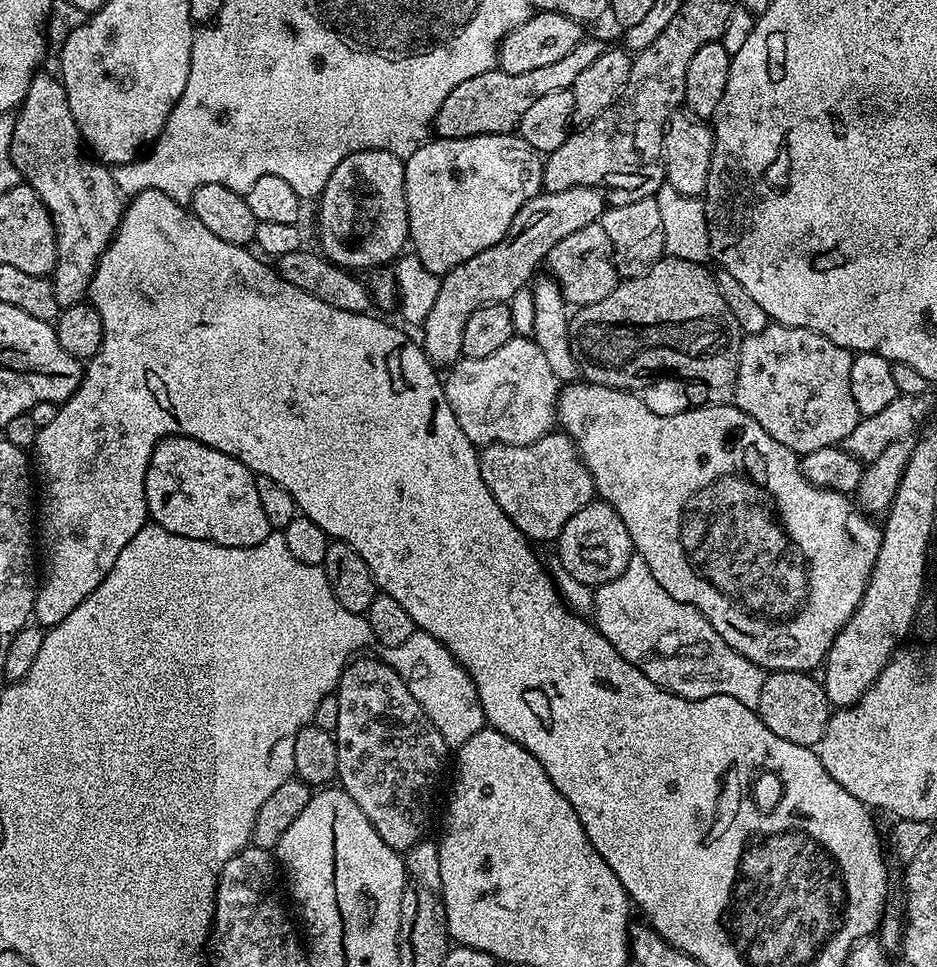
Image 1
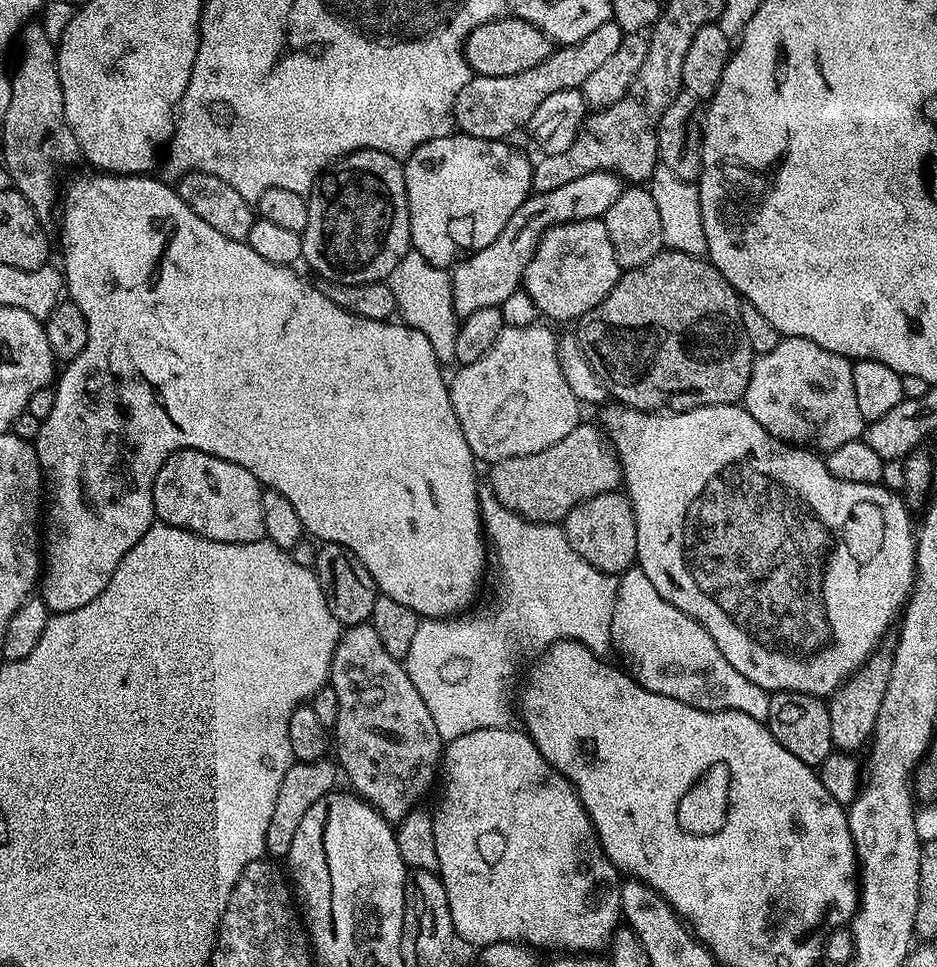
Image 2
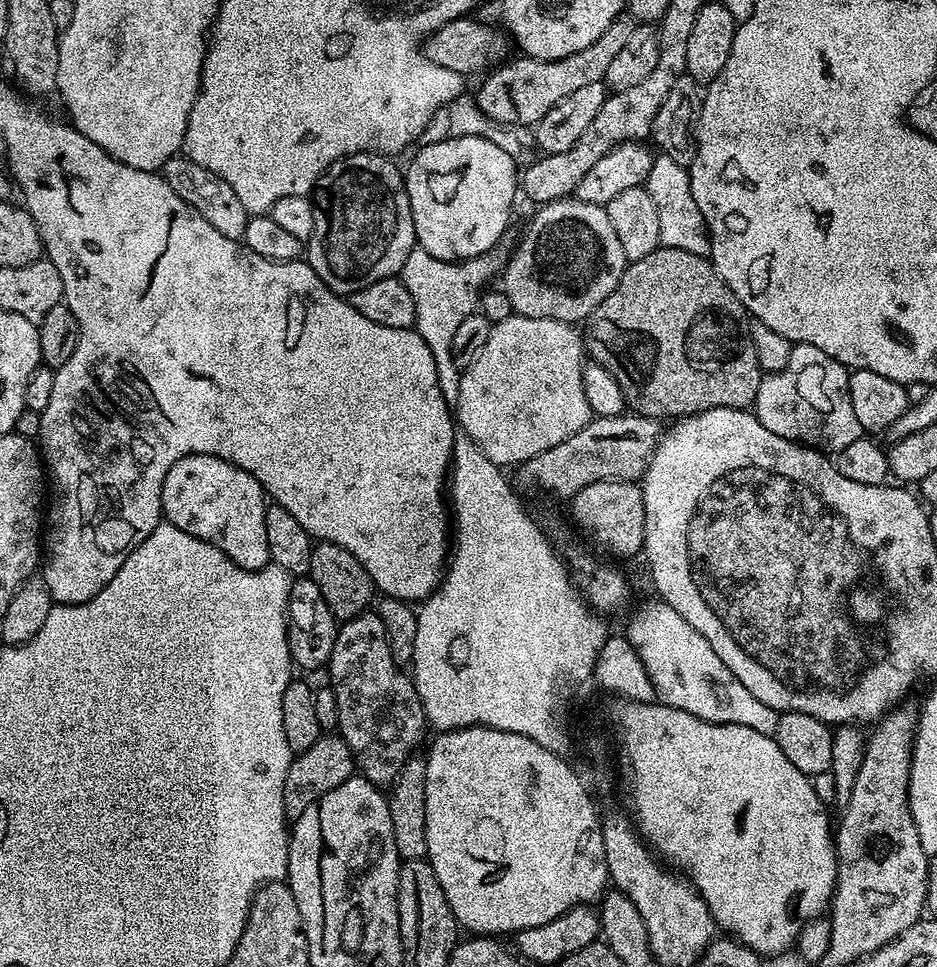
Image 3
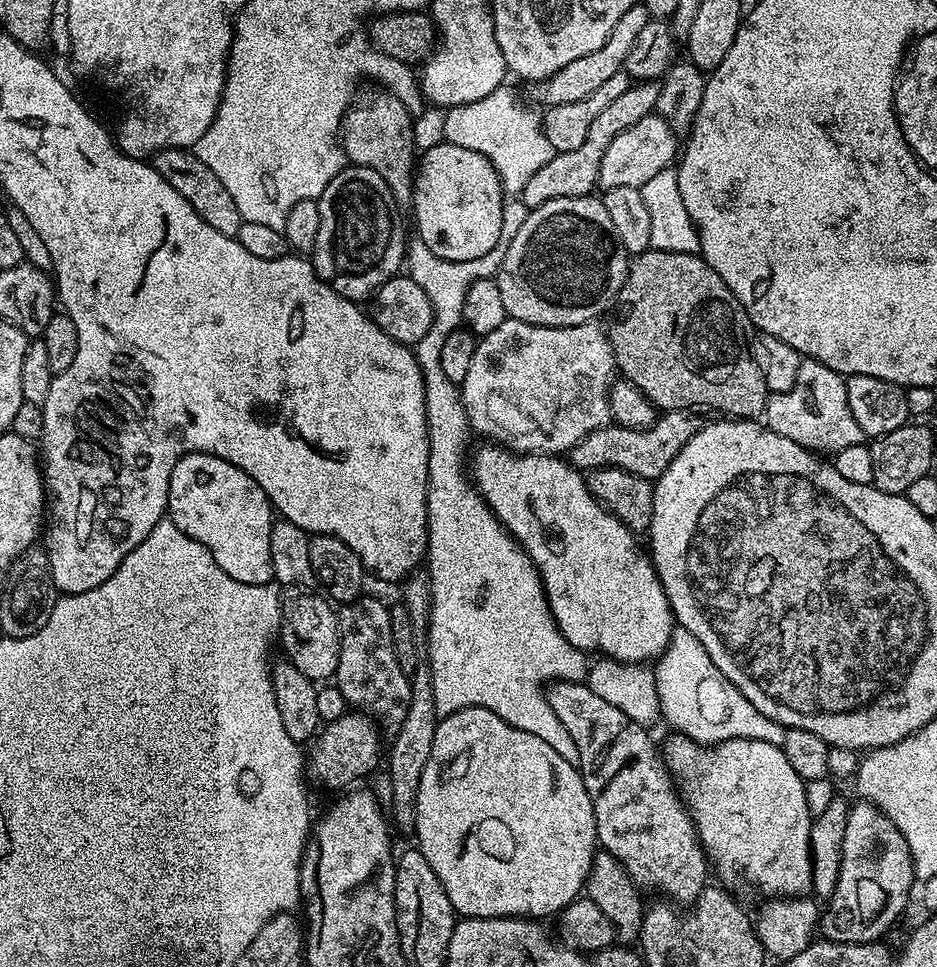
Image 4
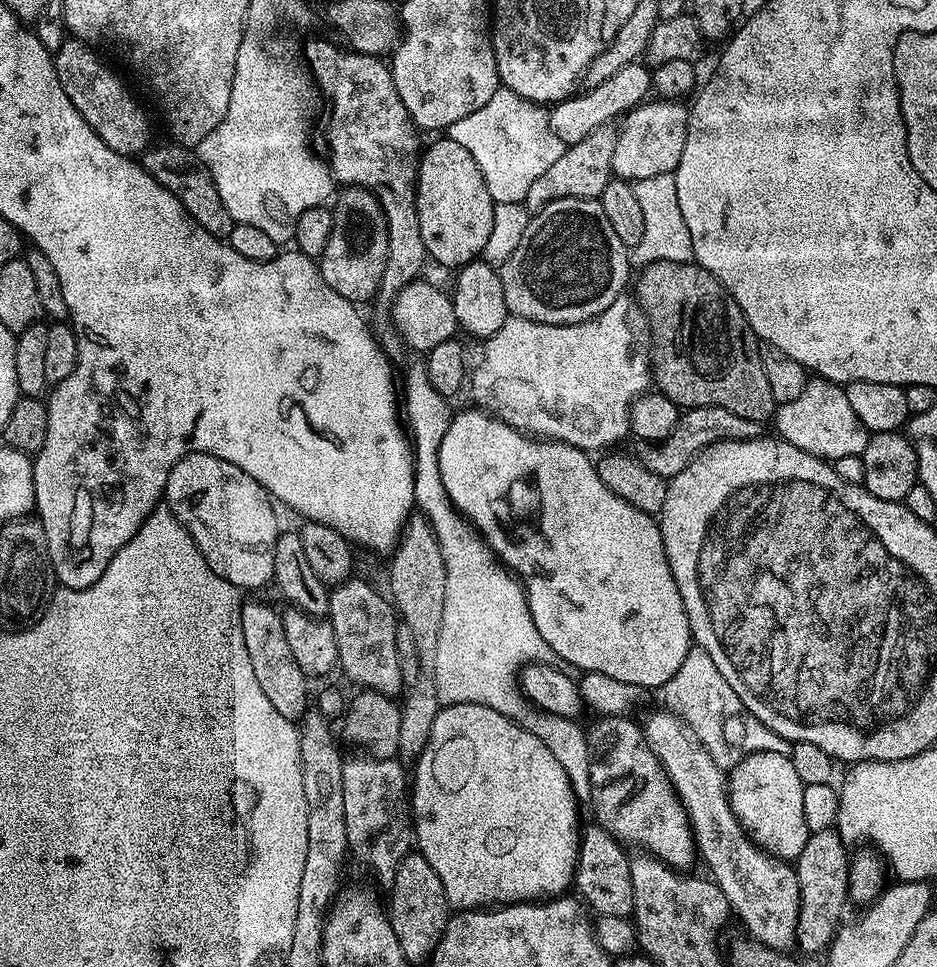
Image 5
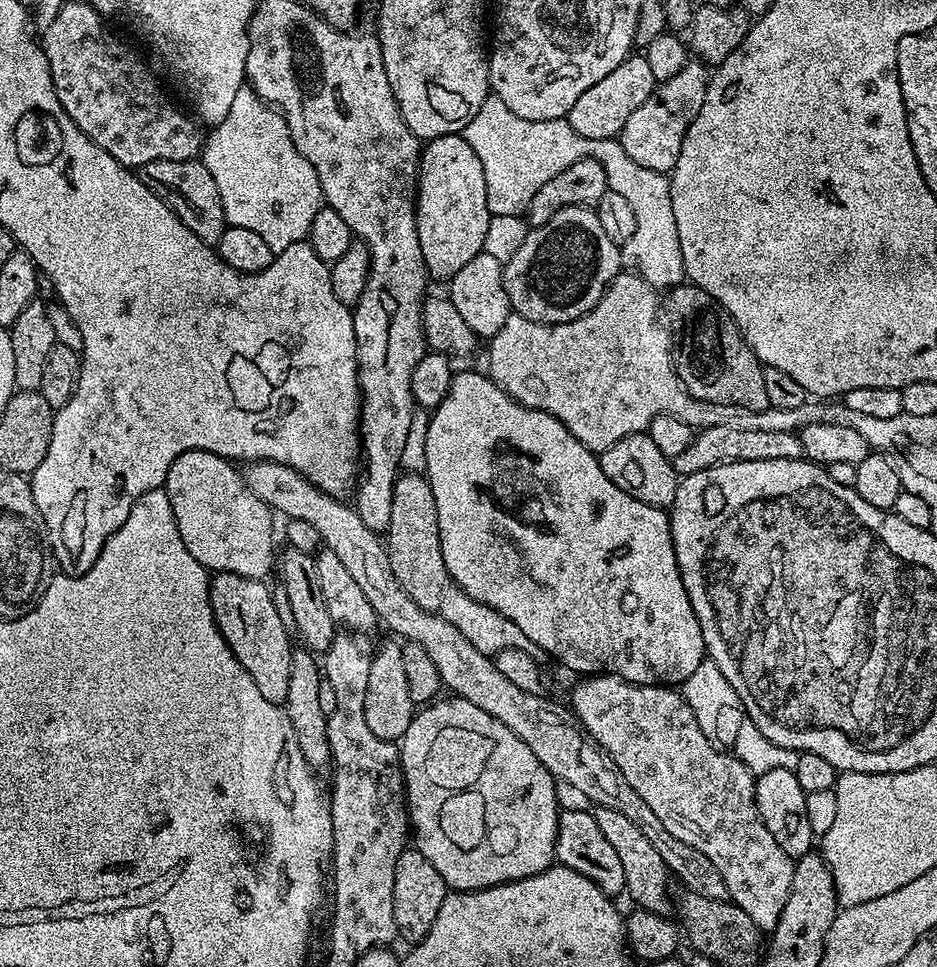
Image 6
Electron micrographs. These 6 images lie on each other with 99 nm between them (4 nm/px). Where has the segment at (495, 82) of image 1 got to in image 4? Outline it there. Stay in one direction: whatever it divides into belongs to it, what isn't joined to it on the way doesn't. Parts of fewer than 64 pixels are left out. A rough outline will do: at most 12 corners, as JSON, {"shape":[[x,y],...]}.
{"shape":[[638,2],[598,50],[535,81],[535,103],[582,102],[622,71],[649,18]]}

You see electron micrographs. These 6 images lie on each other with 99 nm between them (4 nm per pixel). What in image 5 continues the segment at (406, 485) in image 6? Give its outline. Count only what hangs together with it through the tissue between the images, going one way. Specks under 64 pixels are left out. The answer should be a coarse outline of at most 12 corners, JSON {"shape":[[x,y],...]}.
{"shape":[[416,514],[391,553],[388,588],[410,626],[418,677],[400,702],[399,748],[415,761],[441,708],[434,682],[446,572]]}

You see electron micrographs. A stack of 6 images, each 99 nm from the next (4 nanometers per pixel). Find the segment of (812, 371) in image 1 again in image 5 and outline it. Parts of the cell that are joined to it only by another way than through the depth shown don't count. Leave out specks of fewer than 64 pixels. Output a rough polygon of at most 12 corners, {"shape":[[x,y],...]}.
{"shape":[[809,379],[775,435],[819,460],[863,456],[869,431],[844,388]]}

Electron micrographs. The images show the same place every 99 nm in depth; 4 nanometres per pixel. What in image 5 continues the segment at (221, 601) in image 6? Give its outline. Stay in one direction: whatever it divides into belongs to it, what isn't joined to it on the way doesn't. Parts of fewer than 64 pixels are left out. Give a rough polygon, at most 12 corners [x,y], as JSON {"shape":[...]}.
{"shape":[[243,609],[244,641],[270,706],[293,722],[310,708],[281,613]]}

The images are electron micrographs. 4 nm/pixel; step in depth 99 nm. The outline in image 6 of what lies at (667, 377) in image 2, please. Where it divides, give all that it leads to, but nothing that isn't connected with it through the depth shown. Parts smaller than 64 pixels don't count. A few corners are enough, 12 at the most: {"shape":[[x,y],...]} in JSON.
{"shape":[[704,288],[667,296],[676,373],[702,402],[769,408],[765,367]]}

